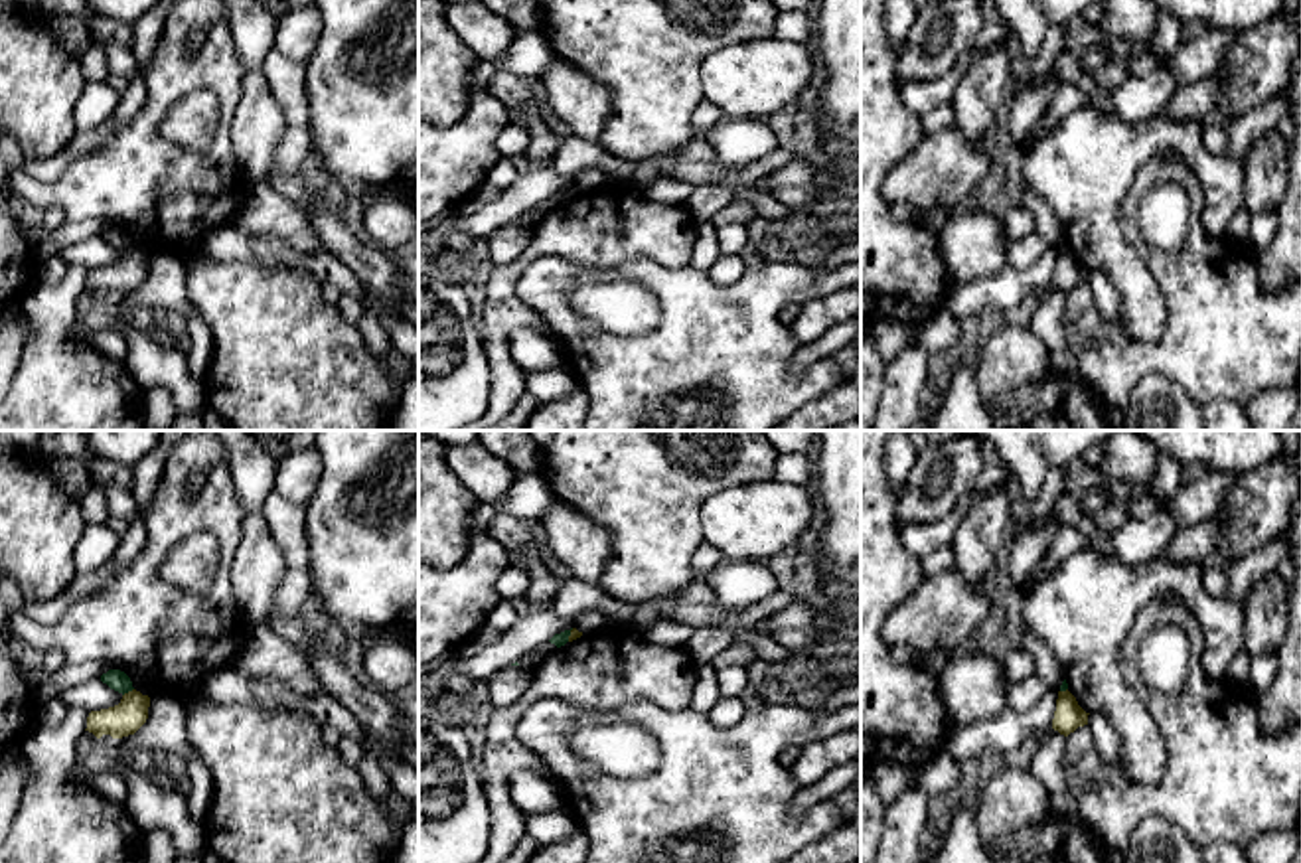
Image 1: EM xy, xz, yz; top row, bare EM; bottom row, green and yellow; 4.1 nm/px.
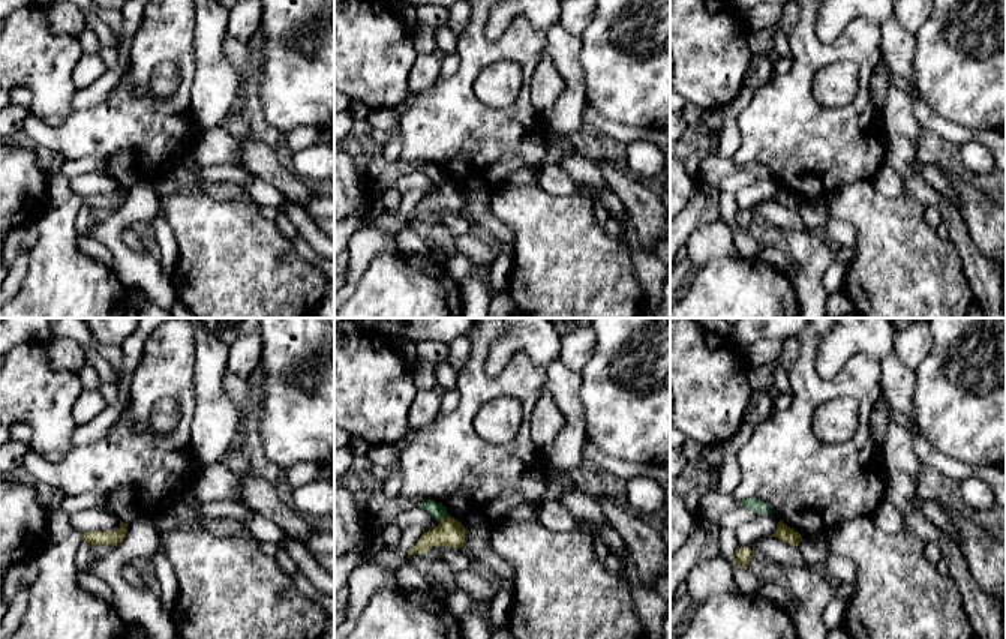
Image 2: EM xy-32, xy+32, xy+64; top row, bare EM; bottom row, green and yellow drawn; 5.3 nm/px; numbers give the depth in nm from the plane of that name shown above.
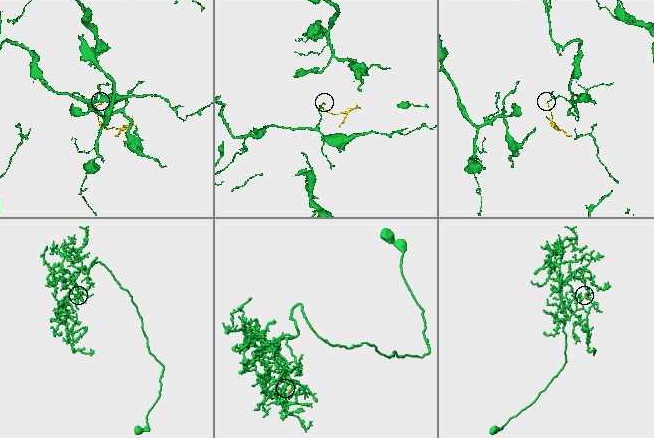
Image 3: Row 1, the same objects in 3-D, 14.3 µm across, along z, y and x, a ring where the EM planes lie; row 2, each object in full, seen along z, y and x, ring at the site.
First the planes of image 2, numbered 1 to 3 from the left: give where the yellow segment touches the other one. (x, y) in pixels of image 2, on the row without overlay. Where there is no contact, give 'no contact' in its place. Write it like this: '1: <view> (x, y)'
1: no contact
2: xy+32 (444, 182)
3: no contact

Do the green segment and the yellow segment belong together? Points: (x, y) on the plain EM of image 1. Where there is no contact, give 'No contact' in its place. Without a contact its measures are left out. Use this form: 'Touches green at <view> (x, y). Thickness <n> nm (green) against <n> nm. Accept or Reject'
Touches green at xy (127, 249). Thickness 90 nm (green) against 140 nm. Reject

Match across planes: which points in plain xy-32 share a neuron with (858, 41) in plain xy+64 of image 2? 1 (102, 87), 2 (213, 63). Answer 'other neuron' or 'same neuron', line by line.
1: other neuron
2: other neuron

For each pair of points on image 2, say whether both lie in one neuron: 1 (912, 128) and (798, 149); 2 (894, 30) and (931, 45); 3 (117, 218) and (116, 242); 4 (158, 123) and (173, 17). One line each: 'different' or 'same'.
1: different
2: different
3: same
4: same

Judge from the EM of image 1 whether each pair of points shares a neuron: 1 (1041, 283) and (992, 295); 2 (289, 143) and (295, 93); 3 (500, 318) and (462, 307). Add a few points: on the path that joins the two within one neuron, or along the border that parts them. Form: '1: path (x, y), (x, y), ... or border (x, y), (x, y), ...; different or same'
1: path (1029, 283), (1009, 287), (1003, 293); same
2: path (295, 131), (295, 105); same
3: border (476, 303), (478, 311); different

